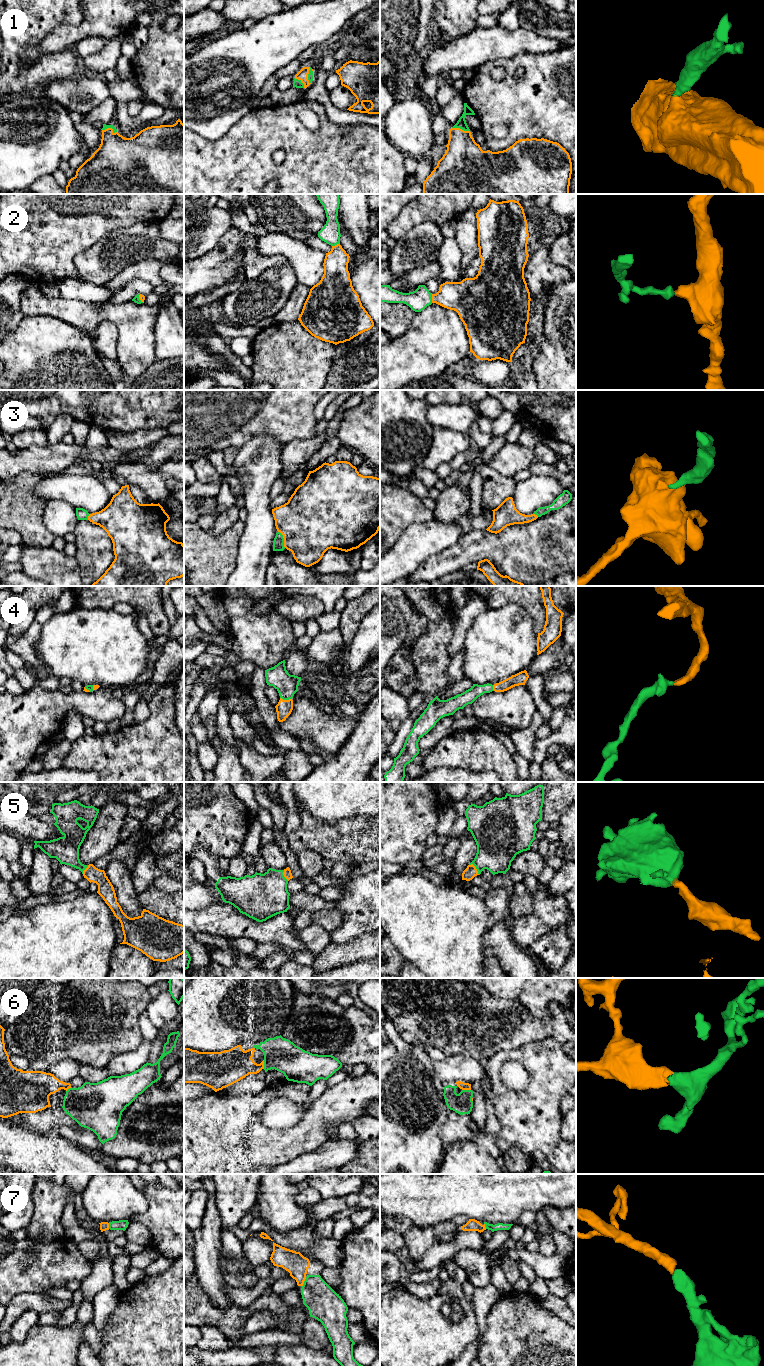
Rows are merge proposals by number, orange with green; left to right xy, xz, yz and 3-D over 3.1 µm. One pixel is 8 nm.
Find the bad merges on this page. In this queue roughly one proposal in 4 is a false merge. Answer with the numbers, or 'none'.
none

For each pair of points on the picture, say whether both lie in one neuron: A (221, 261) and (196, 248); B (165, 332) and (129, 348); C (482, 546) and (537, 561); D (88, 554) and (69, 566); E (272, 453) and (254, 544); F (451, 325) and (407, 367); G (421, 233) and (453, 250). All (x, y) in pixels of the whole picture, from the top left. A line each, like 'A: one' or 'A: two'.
A: two
B: two
C: one
D: two
E: one
F: one
G: two

